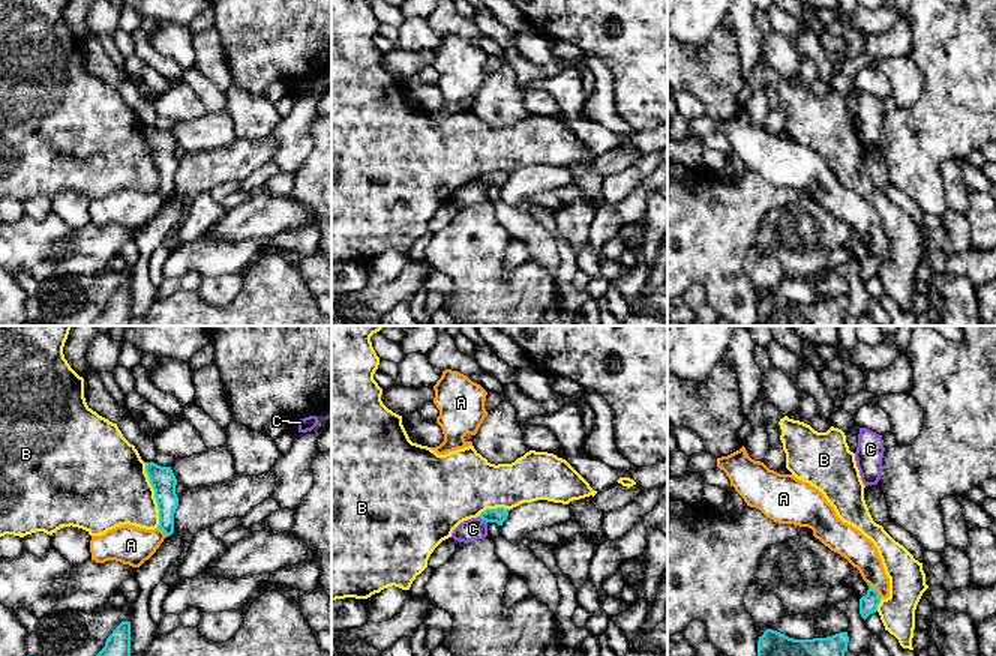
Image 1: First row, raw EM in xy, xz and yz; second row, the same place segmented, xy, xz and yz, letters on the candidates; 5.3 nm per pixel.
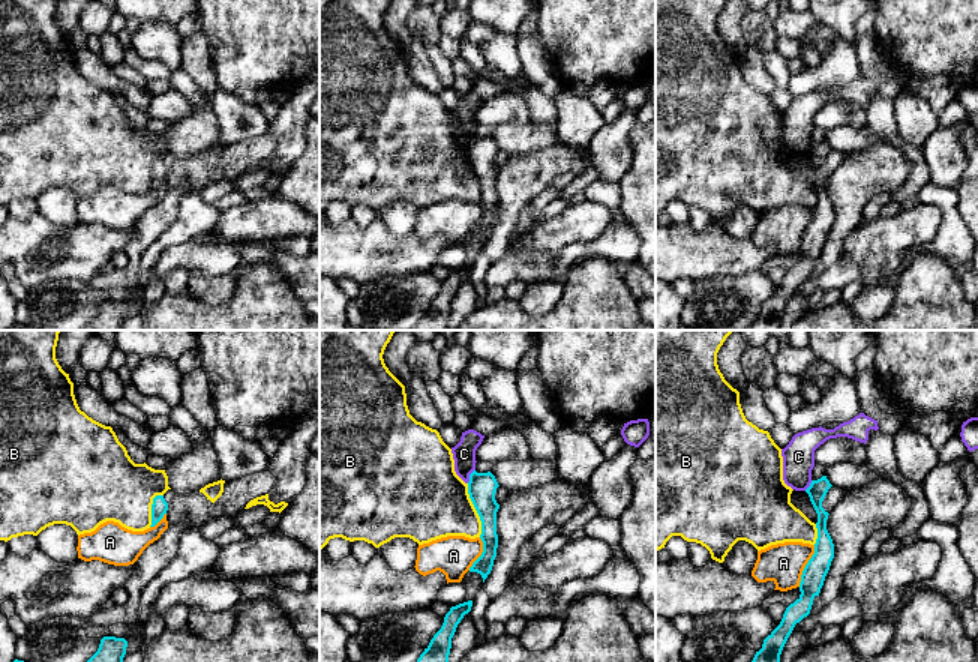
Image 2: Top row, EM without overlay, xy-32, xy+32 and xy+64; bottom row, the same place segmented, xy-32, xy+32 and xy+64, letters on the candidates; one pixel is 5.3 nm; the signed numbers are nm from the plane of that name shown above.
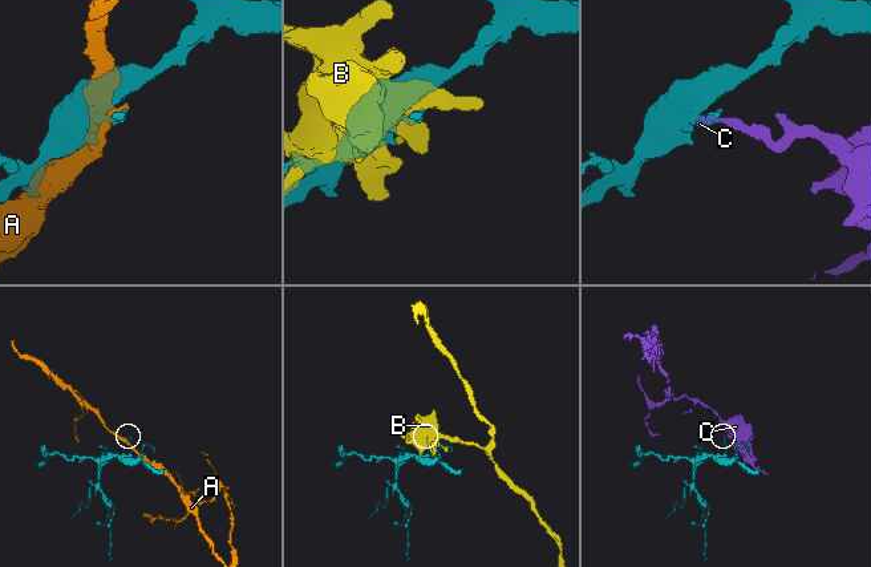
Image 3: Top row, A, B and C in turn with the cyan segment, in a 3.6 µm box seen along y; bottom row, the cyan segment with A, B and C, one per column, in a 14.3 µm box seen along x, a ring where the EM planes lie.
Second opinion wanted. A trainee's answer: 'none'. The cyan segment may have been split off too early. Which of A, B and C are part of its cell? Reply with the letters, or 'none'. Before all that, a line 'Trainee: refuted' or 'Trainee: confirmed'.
Trainee: confirmed
none

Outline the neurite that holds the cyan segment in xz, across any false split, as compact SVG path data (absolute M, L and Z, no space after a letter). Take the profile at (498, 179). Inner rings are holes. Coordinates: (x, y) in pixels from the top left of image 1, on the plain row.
M496 171L496 173L486 173L480 177L480 182L486 186L496 186L498 189L502 189L502 186L508 180L508 173Z

